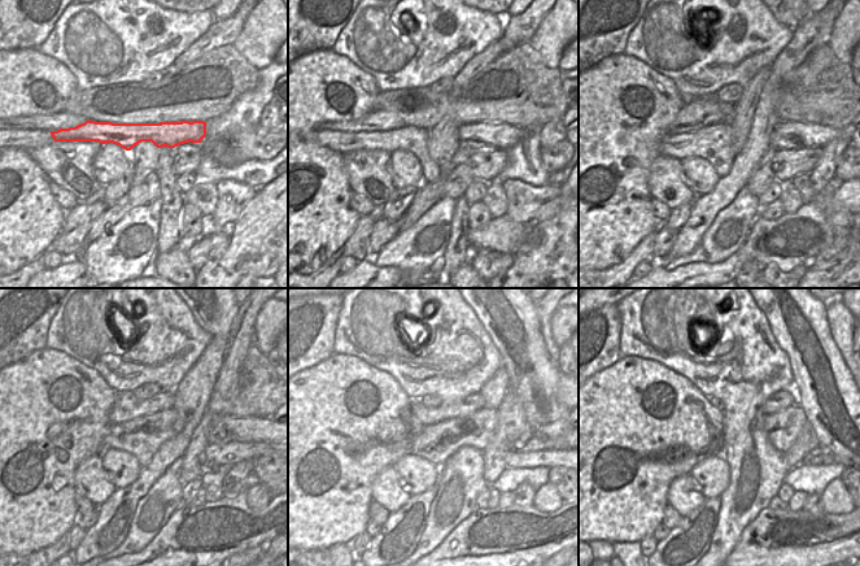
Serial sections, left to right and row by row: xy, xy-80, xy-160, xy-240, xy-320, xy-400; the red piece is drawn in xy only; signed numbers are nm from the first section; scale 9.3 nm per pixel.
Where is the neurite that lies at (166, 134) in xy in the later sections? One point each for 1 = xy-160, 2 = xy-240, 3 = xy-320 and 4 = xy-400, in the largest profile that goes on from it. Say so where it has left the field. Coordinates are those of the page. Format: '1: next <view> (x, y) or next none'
1: next xy-160 (811, 135)
2: next xy-240 (253, 429)
3: next xy-320 (535, 442)
4: next xy-400 (819, 449)

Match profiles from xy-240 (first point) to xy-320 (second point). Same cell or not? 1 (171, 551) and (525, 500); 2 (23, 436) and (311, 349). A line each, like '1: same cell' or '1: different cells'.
1: different cells
2: different cells

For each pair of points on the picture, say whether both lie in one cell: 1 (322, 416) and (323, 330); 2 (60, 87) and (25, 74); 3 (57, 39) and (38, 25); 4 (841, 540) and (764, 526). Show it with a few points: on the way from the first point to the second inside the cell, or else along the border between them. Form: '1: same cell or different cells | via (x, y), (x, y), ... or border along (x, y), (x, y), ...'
1: different cells | border along (332, 352), (326, 358), (301, 370)
2: same cell | via (51, 81), (34, 73)
3: different cells | border along (62, 13), (47, 38), (36, 48)
4: same cell | via (819, 541), (807, 545), (786, 547), (772, 544)

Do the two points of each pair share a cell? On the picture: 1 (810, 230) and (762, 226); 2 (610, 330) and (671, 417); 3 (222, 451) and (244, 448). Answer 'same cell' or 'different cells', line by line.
1: same cell
2: different cells
3: same cell

